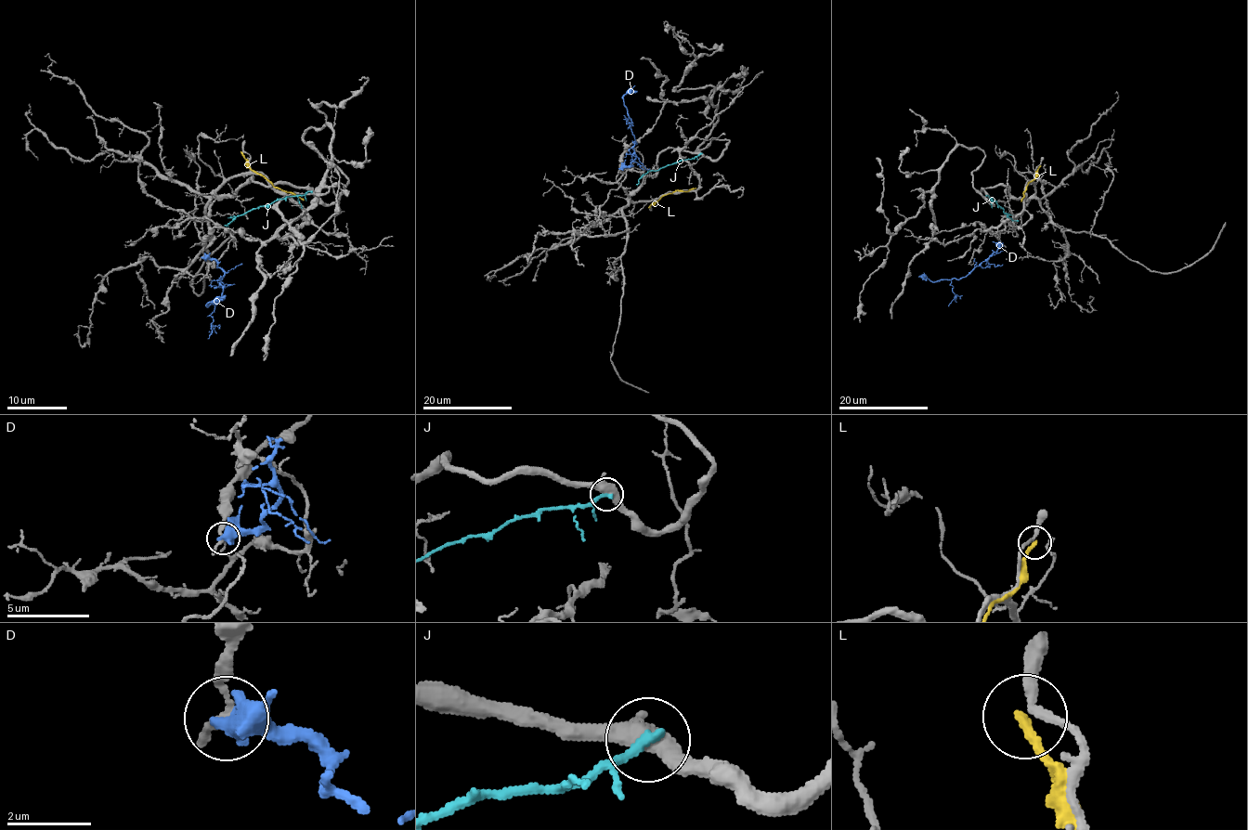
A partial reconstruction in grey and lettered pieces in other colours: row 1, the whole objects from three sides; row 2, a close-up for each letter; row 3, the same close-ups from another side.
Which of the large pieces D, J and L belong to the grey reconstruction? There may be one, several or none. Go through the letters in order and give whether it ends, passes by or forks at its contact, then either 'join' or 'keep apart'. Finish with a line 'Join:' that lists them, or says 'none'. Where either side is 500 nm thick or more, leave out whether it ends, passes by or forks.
D: keep apart
J: it ends; keep apart
L: it ends; keep apart
Join: none

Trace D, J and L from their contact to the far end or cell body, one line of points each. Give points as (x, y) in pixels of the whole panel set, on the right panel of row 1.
D: (1001, 244), (959, 279), (929, 280), (924, 274)
J: (987, 195), (1013, 221), (1017, 220)
L: (1040, 166), (1020, 201)

